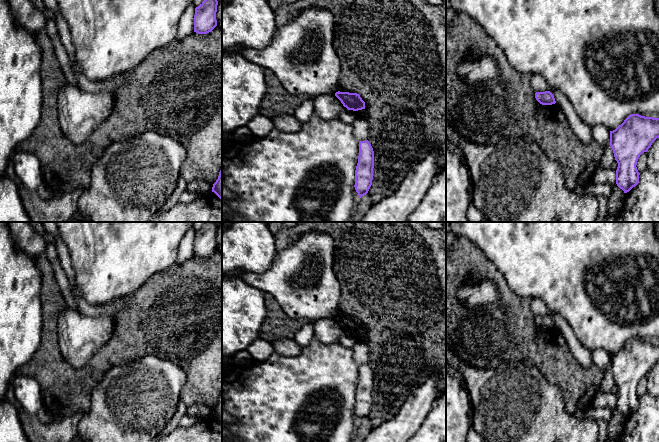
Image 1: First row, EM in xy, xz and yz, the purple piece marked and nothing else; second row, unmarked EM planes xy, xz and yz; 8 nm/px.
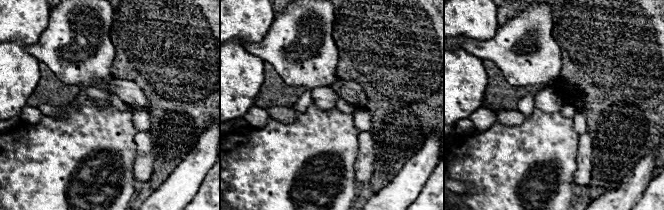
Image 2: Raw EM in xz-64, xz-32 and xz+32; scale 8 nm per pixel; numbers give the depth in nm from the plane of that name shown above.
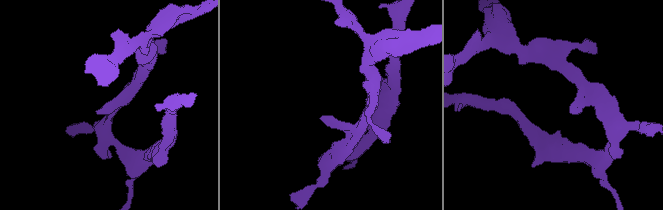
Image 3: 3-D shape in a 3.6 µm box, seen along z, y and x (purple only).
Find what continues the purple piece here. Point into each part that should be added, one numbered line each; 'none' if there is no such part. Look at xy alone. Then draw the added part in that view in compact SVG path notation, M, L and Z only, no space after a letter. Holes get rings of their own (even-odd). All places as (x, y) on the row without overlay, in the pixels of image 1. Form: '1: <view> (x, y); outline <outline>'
none

